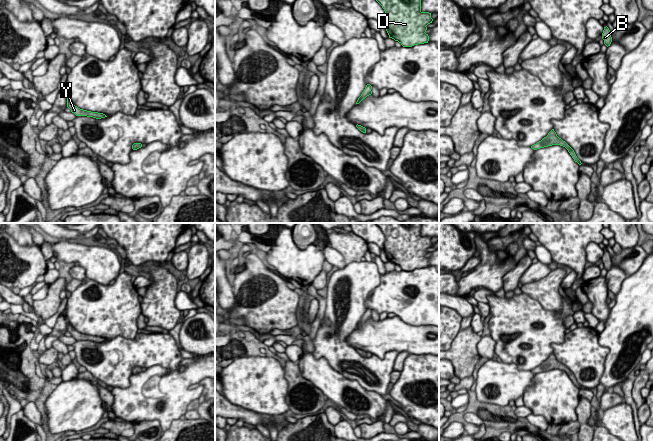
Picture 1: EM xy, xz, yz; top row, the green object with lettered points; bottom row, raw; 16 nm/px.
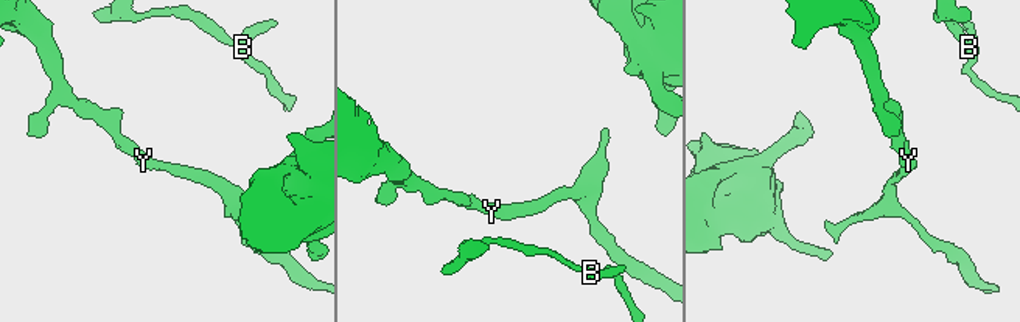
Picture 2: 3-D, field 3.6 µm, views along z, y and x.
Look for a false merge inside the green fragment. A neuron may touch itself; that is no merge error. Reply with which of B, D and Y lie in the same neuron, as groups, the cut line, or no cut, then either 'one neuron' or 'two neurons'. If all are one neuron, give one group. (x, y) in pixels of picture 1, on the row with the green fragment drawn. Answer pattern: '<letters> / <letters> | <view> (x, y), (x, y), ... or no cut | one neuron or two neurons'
B D / Y | yz (569, 146), (566, 148) | two neurons

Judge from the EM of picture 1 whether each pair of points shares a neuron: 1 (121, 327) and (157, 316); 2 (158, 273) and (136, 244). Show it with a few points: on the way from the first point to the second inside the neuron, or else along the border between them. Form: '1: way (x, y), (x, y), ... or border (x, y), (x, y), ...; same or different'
1: border (140, 304), (141, 312); different
2: border (162, 261), (155, 263); different

